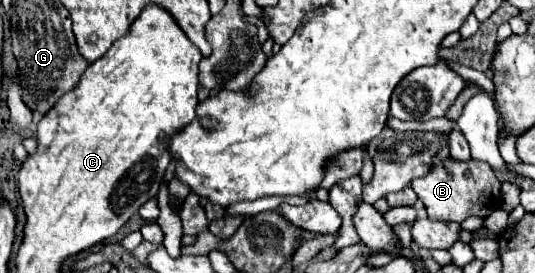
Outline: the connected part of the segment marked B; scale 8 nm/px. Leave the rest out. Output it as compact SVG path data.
M455 158L443 160L443 164L433 164L427 176L417 178L409 184L419 200L425 204L425 210L431 220L453 220L463 222L469 216L489 216L495 208L499 208L501 182L487 162L467 160L455 162Z

